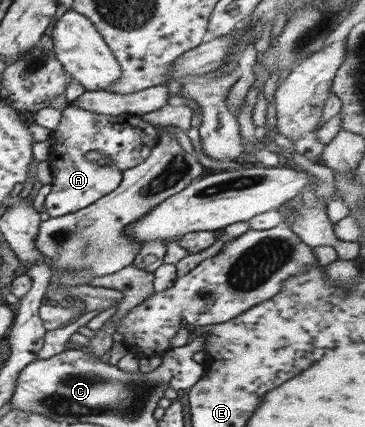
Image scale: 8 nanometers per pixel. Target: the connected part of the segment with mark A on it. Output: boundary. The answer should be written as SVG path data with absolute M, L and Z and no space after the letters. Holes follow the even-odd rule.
M67 105L61 111L59 123L50 133L50 154L47 164L51 171L51 189L45 196L43 208L51 217L63 216L81 210L98 198L115 190L122 179L122 170L137 166L158 142L160 127L145 122L135 114L97 114L93 110ZM88 151L96 151L113 160L111 165L100 166L87 158Z

